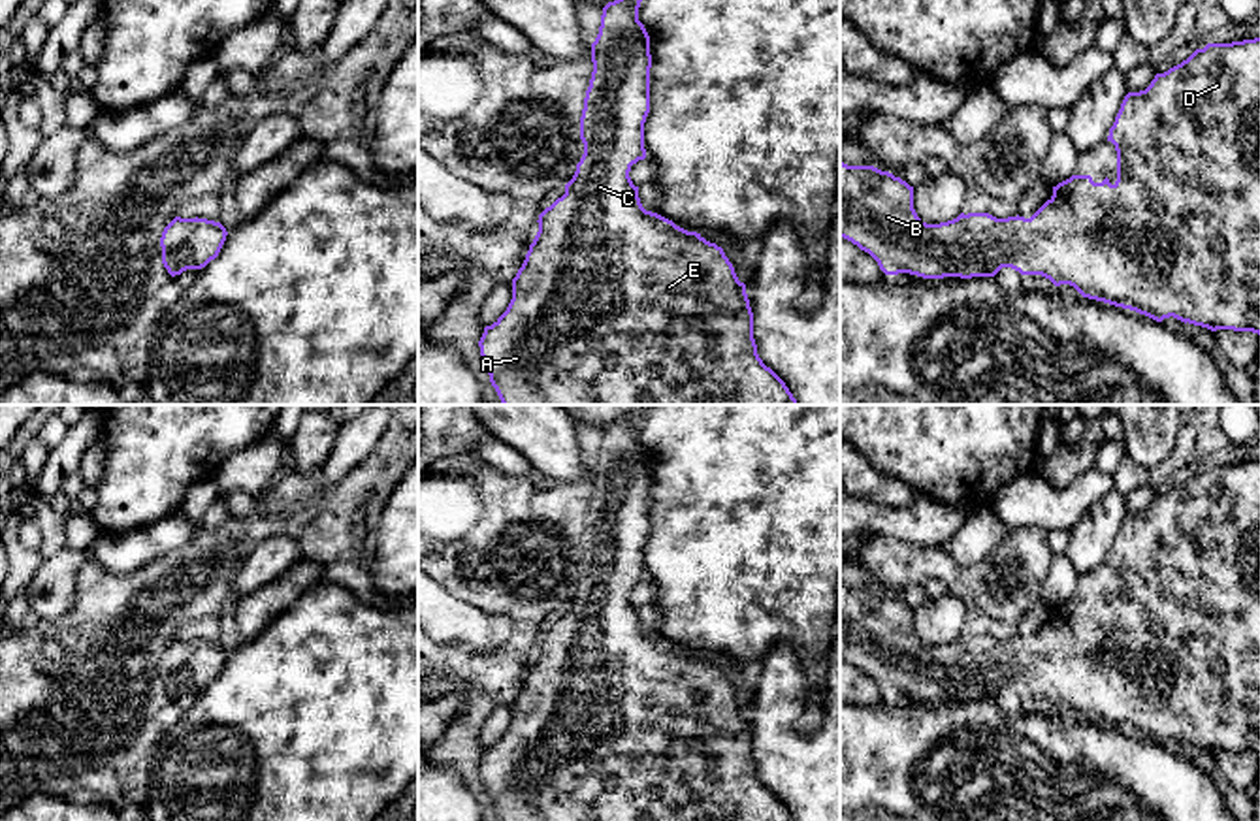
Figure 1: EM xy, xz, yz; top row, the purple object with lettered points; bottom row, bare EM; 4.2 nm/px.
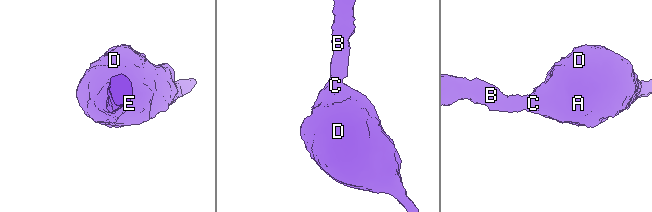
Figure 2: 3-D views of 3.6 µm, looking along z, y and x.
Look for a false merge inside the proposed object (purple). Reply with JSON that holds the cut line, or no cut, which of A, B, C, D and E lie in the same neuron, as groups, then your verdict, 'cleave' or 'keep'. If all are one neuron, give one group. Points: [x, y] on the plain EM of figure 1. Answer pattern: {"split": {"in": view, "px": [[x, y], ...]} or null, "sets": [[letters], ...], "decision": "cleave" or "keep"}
{"split": null, "sets": [["A", "B", "C", "D", "E"]], "decision": "keep"}

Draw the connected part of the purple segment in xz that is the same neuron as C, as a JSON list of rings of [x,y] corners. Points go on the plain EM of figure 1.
[[[646,409],[603,429],[580,539],[584,576],[565,616],[539,636],[539,653],[512,700],[512,721],[478,763],[482,783],[499,821],[795,821],[757,776],[746,706],[723,670],[646,633],[629,599],[631,588],[646,580],[652,476],[638,443]]]

